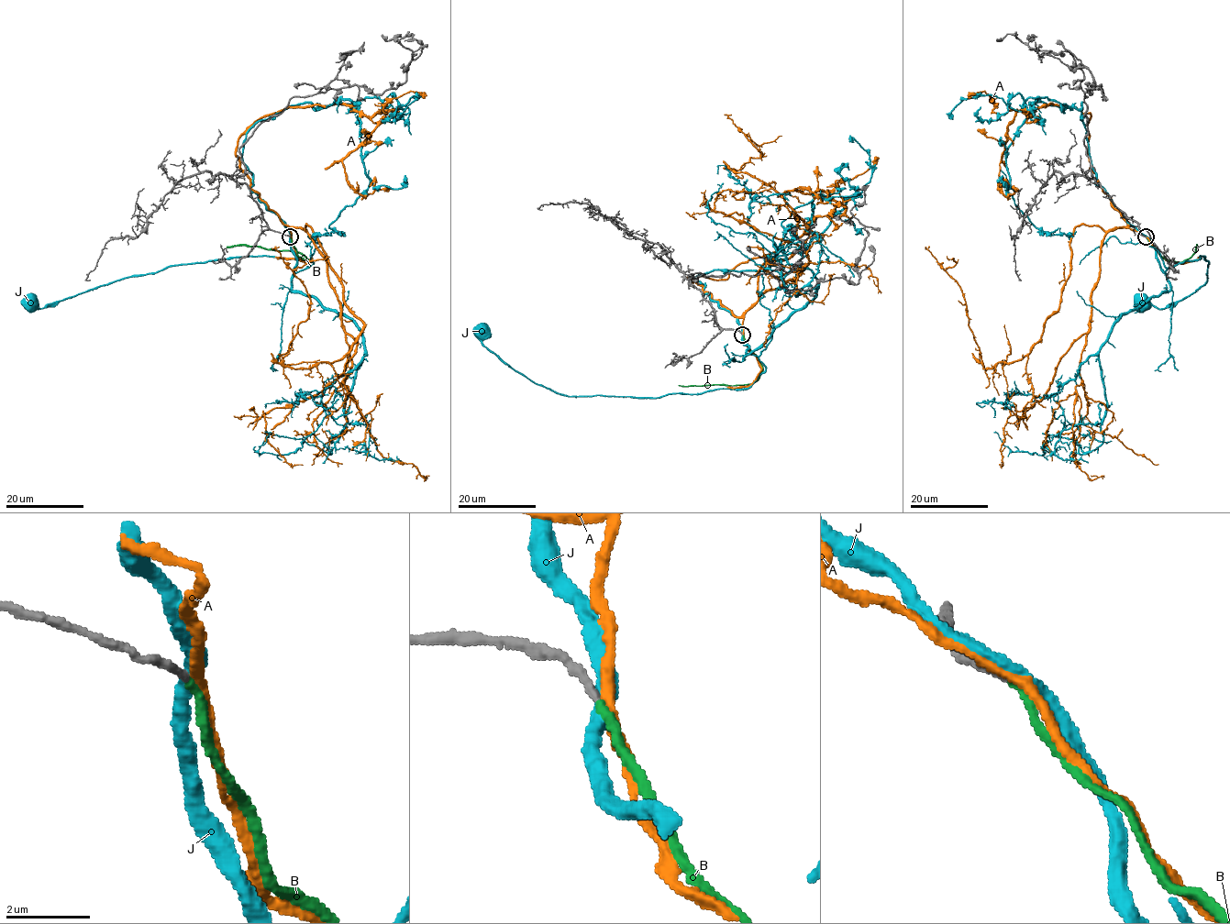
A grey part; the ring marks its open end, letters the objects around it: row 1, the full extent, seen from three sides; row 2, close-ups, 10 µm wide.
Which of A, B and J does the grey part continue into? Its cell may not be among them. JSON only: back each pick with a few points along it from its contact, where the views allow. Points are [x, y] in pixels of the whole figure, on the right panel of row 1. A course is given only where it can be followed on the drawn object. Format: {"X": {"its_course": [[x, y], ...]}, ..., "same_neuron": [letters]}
{"B": {"its_course": [[1146, 236], [1158, 253], [1169, 261], [1182, 262], [1189, 258], [1196, 247]]}, "same_neuron": ["B"]}

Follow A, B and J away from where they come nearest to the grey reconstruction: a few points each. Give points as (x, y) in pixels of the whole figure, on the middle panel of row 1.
A: (743, 335), (743, 319), (688, 277), (725, 280), (817, 217), (844, 212), (829, 197), (794, 189), (847, 208)
B: (743, 335), (762, 368), (759, 378), (749, 384), (679, 385)
J: (742, 335), (747, 352), (765, 368), (749, 386), (639, 398), (567, 396), (536, 384), (488, 349), (482, 332)

